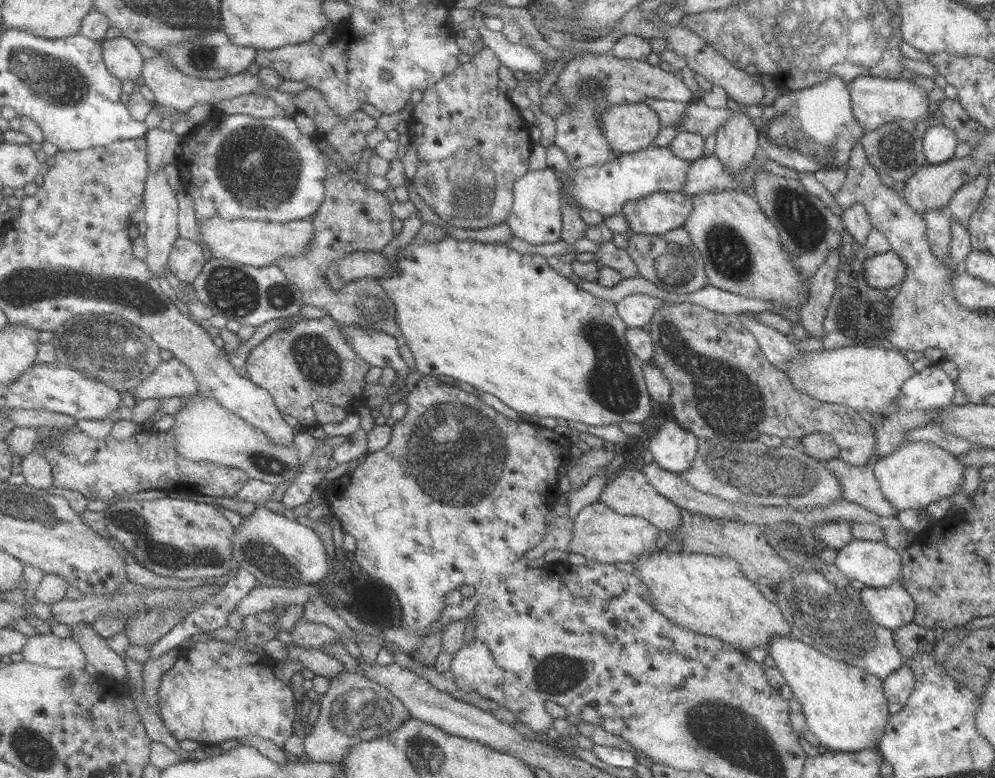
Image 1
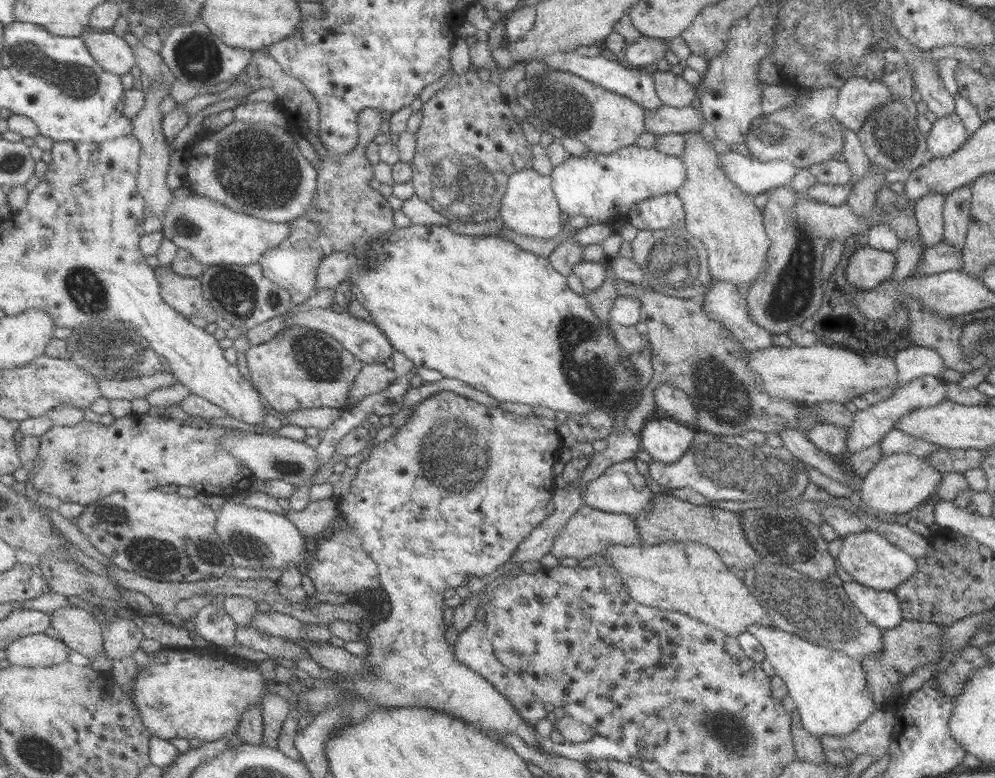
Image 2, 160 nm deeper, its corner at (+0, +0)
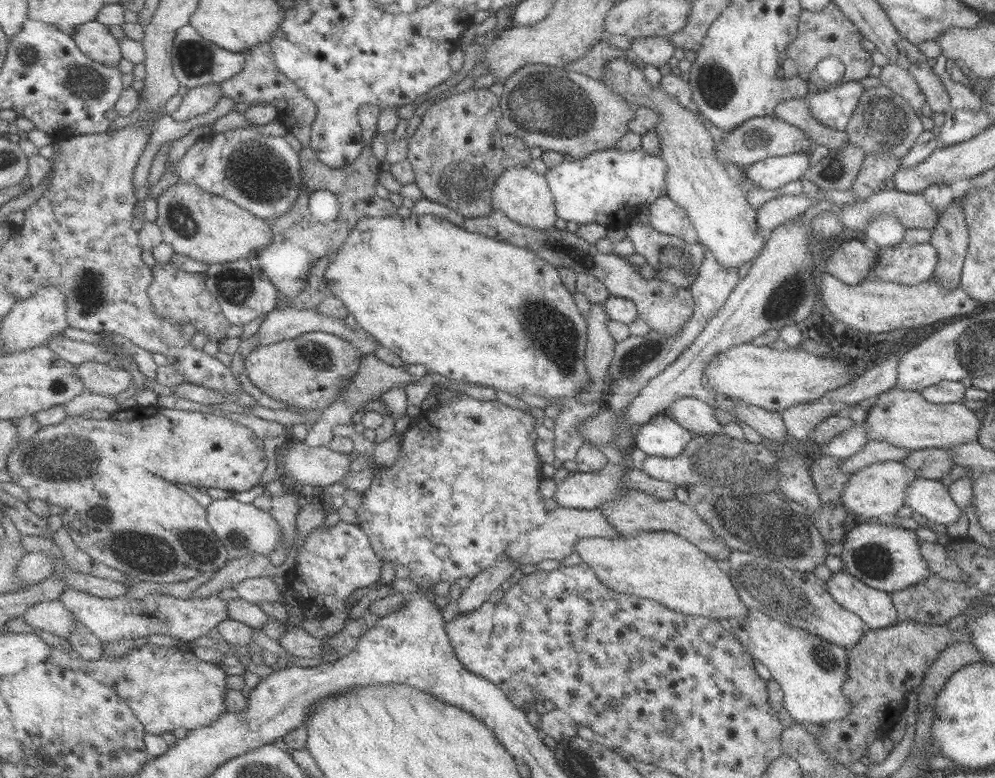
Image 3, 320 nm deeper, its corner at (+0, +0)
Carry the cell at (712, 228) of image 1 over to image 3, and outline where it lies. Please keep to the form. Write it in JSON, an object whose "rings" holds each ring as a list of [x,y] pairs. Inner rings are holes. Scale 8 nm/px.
{"rings":[[[621,56],[609,61],[609,64],[605,66],[605,70],[602,70],[602,74],[603,74],[603,80],[601,82],[603,82],[607,87],[611,88],[611,91],[615,92],[615,94],[622,96],[623,100],[627,104],[633,107],[644,106],[645,108],[654,110],[654,112],[658,114],[657,122],[655,123],[655,126],[652,128],[652,131],[655,133],[655,135],[657,135],[657,139],[659,139],[659,145],[660,145],[659,149],[661,149],[661,152],[658,156],[666,164],[666,171],[665,171],[666,195],[677,206],[680,206],[686,212],[689,222],[692,224],[692,227],[695,229],[698,242],[701,245],[705,245],[708,248],[708,250],[712,252],[712,255],[715,257],[716,262],[719,263],[720,266],[723,268],[733,268],[733,267],[738,268],[744,262],[753,260],[757,256],[759,256],[760,252],[762,251],[761,248],[764,247],[764,244],[762,243],[764,238],[755,220],[756,210],[754,210],[752,207],[750,207],[747,204],[747,201],[745,200],[745,194],[743,194],[740,191],[740,188],[736,185],[736,182],[731,181],[730,178],[727,176],[727,173],[725,173],[725,165],[717,161],[717,157],[715,157],[715,150],[714,150],[715,144],[711,139],[709,131],[707,131],[707,129],[703,127],[703,123],[701,123],[702,116],[698,115],[697,113],[691,112],[686,108],[683,108],[683,106],[681,106],[679,103],[676,103],[670,96],[667,96],[663,92],[661,92],[660,86],[657,86],[657,88],[653,88],[653,90],[649,90],[649,84],[647,84],[647,80],[643,78],[642,65],[639,65],[630,56],[625,56],[625,57]]]}

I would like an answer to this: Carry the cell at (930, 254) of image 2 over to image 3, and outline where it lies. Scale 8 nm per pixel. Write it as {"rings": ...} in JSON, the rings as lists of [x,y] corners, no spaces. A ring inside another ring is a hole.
{"rings":[[[898,242],[893,246],[871,246],[877,262],[866,274],[867,279],[887,280],[903,286],[915,286],[932,276],[937,253],[930,242],[907,244]]]}

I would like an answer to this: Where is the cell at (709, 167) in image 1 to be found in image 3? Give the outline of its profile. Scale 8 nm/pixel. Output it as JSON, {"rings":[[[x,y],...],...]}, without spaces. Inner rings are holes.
{"rings":[[[795,152],[795,154],[787,154],[783,156],[773,156],[764,160],[754,162],[749,166],[741,167],[742,173],[751,181],[754,186],[761,190],[775,190],[781,188],[788,182],[801,180],[802,176],[810,172],[809,155],[803,152]]]}

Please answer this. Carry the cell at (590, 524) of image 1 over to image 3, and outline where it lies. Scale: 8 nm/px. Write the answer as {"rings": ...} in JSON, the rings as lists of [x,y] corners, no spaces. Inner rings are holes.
{"rings":[[[556,507],[549,510],[544,524],[534,531],[517,535],[517,538],[509,544],[504,552],[507,559],[515,561],[518,565],[536,565],[543,560],[562,561],[575,552],[575,544],[583,538],[603,538],[615,540],[621,538],[621,534],[615,532],[613,526],[605,521],[599,508],[593,510],[576,510],[575,508]]]}

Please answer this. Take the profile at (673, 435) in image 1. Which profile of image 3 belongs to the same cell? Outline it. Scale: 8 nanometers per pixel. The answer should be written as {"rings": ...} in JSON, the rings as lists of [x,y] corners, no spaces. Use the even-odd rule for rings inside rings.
{"rings":[[[668,414],[655,415],[635,428],[633,450],[642,450],[646,456],[677,456],[692,439],[693,433],[676,423]]]}

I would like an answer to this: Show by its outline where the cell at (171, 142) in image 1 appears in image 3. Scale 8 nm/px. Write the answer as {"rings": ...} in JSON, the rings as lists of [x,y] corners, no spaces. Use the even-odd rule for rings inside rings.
{"rings":[[[221,83],[188,89],[187,94],[183,96],[181,105],[172,116],[179,122],[185,122],[194,119],[199,114],[207,114],[221,102],[223,96],[225,93]]]}

